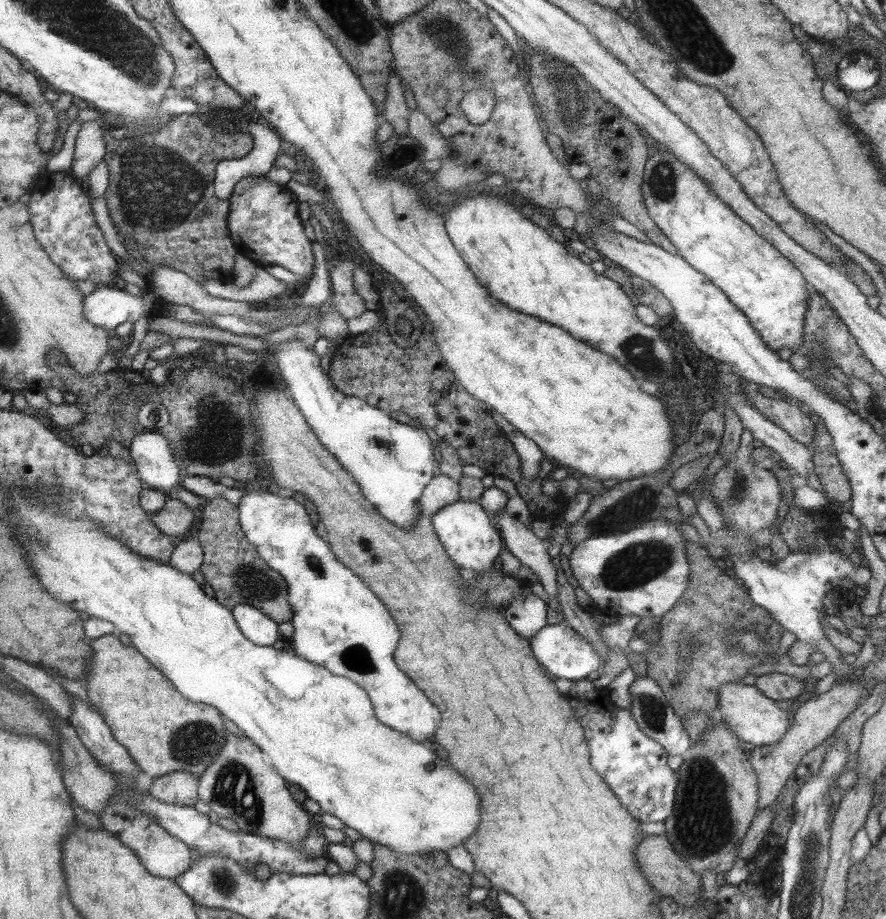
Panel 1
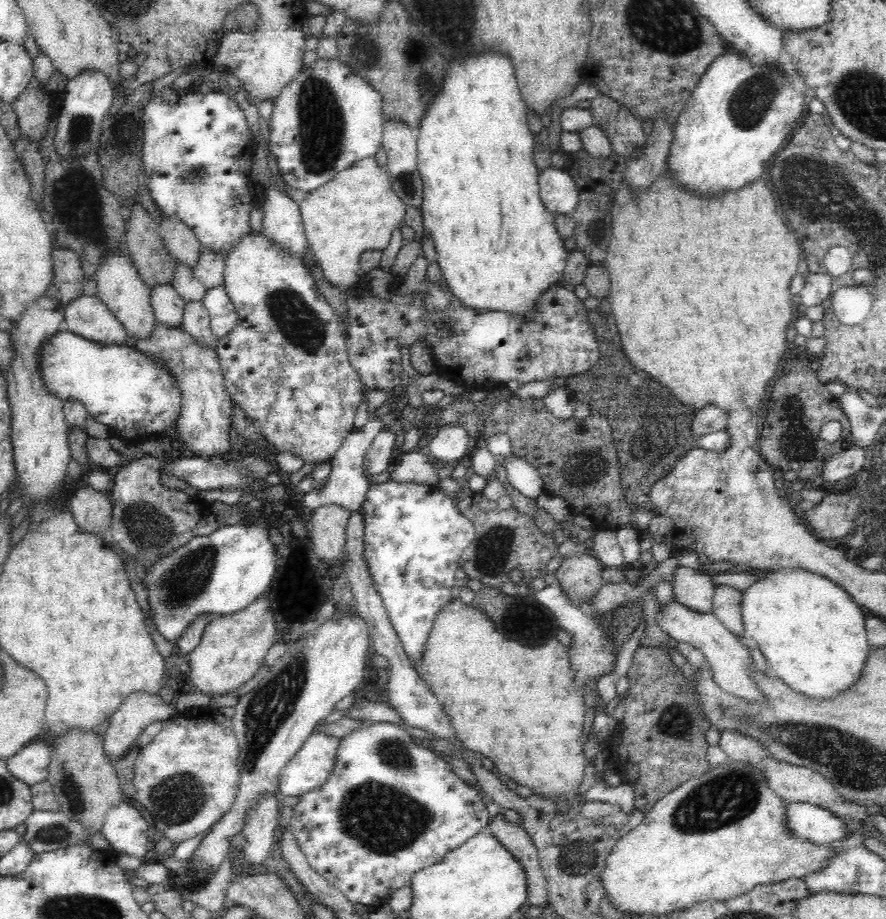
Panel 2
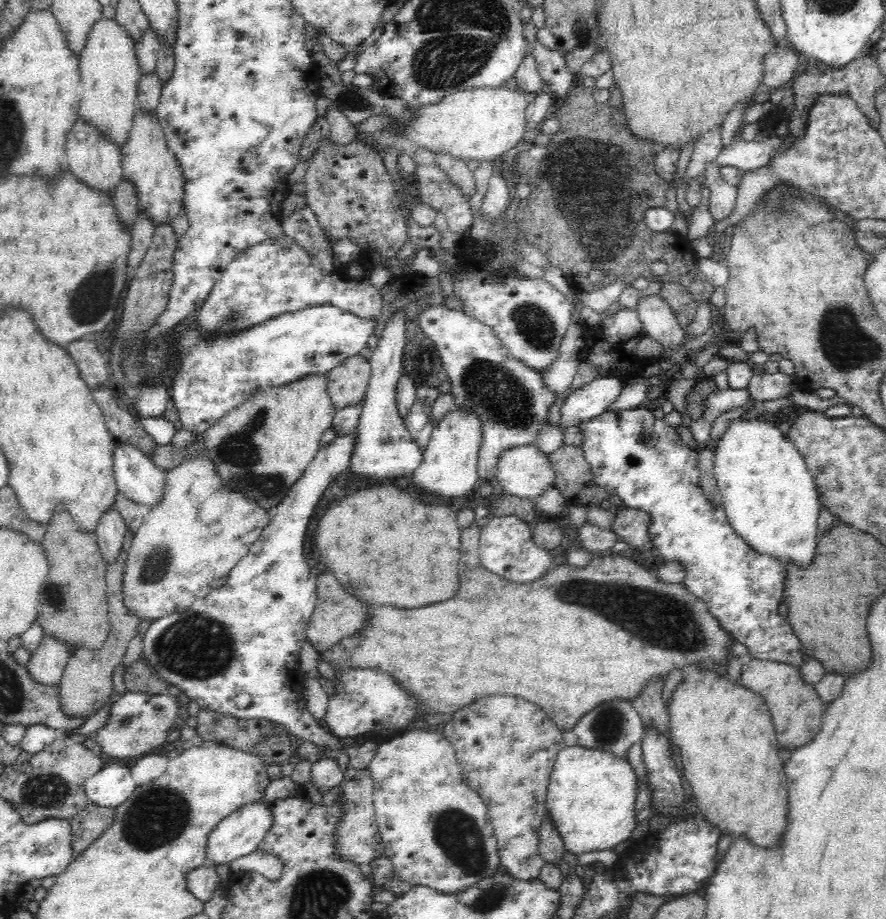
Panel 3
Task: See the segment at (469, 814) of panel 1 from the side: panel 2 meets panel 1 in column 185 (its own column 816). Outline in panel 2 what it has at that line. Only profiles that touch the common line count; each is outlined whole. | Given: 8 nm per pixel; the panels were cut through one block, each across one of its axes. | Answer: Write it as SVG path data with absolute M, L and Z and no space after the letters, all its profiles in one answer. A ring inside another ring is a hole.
M778 567L778 570L758 574L758 580L742 592L741 615L744 634L758 642L769 671L790 688L796 688L796 692L808 692L808 696L828 696L828 692L836 692L836 688L851 687L867 660L870 645L862 608L840 585L836 586L834 581L818 573L812 574L811 570Z

